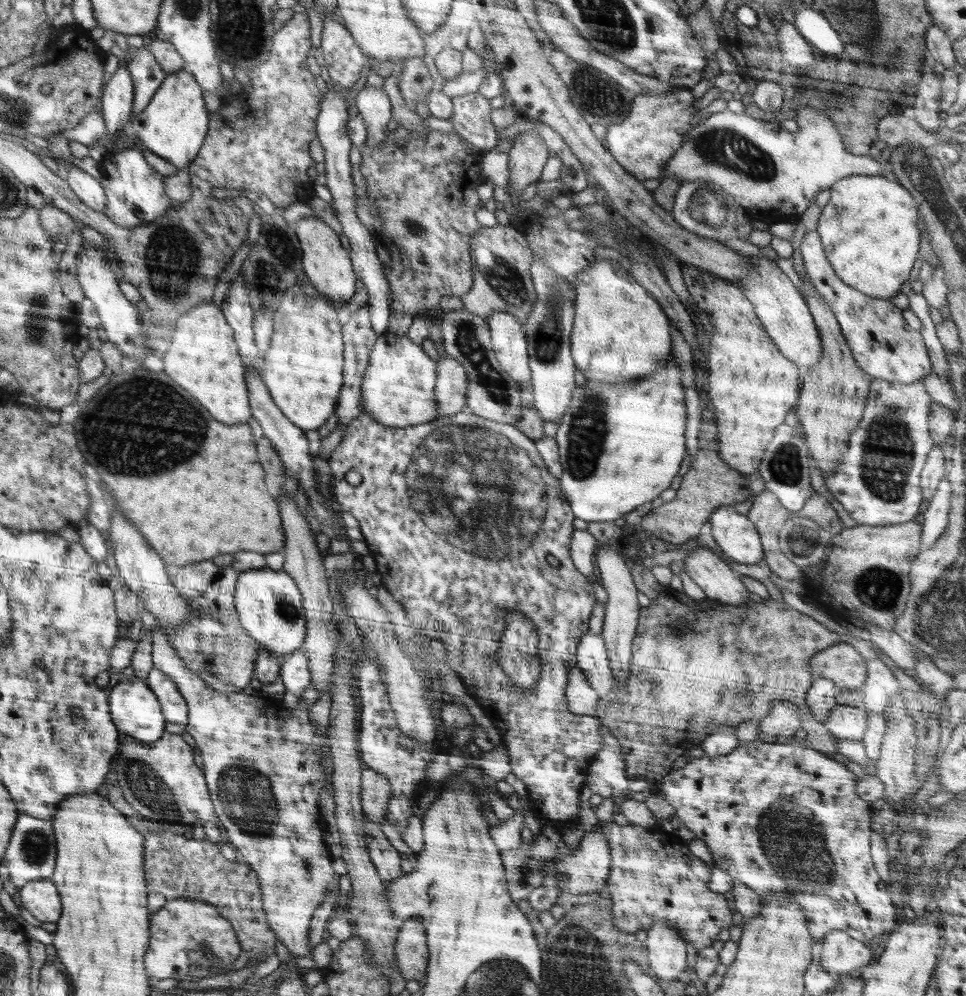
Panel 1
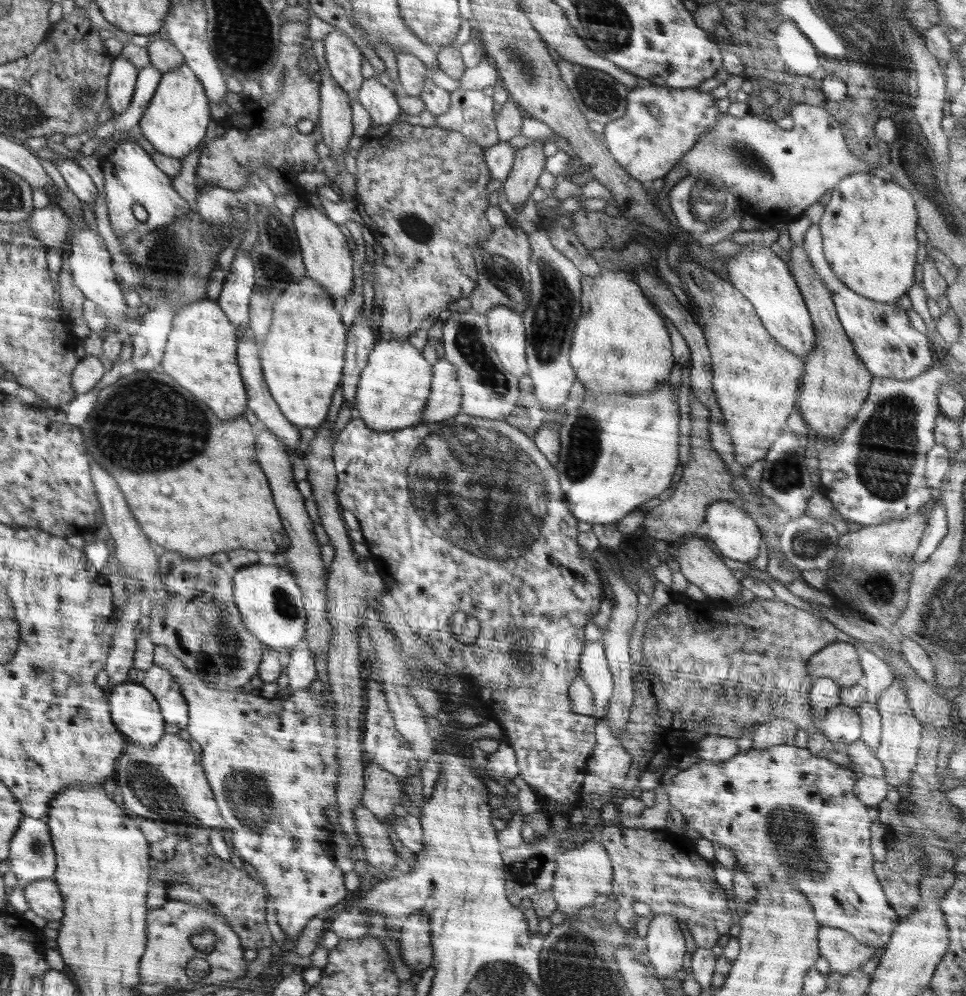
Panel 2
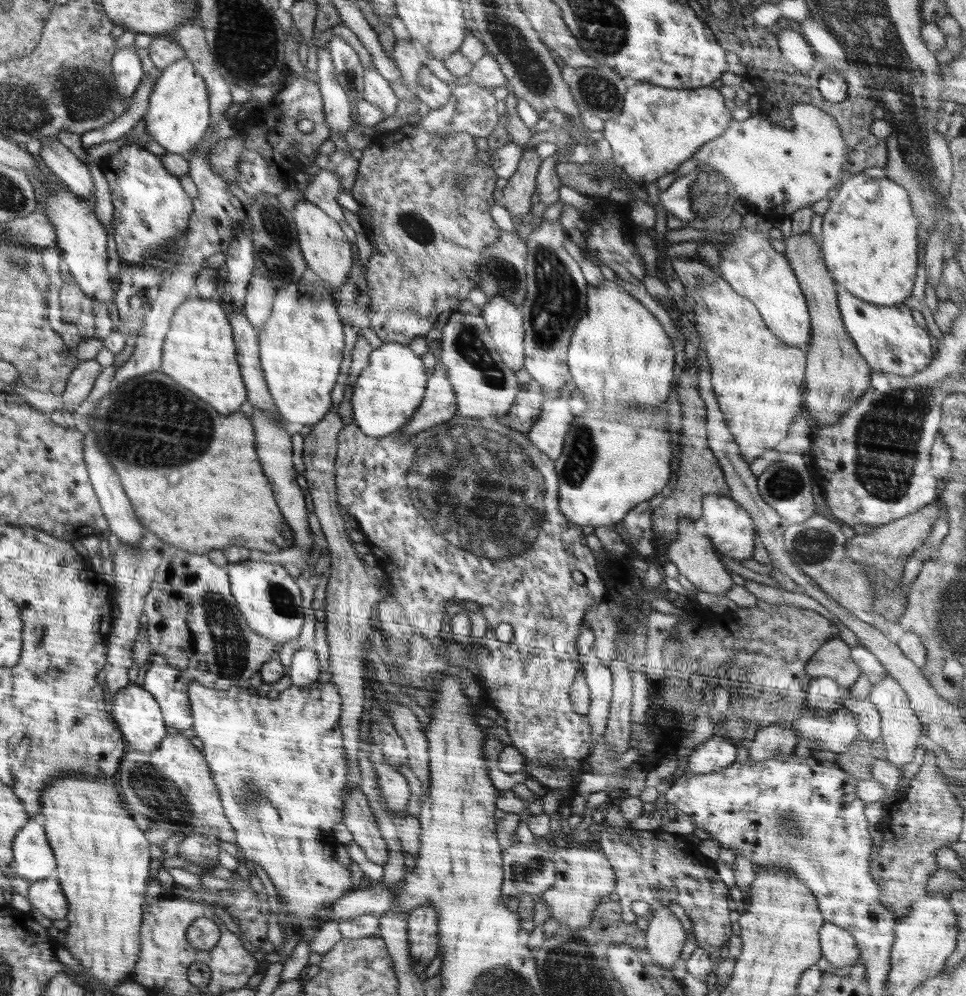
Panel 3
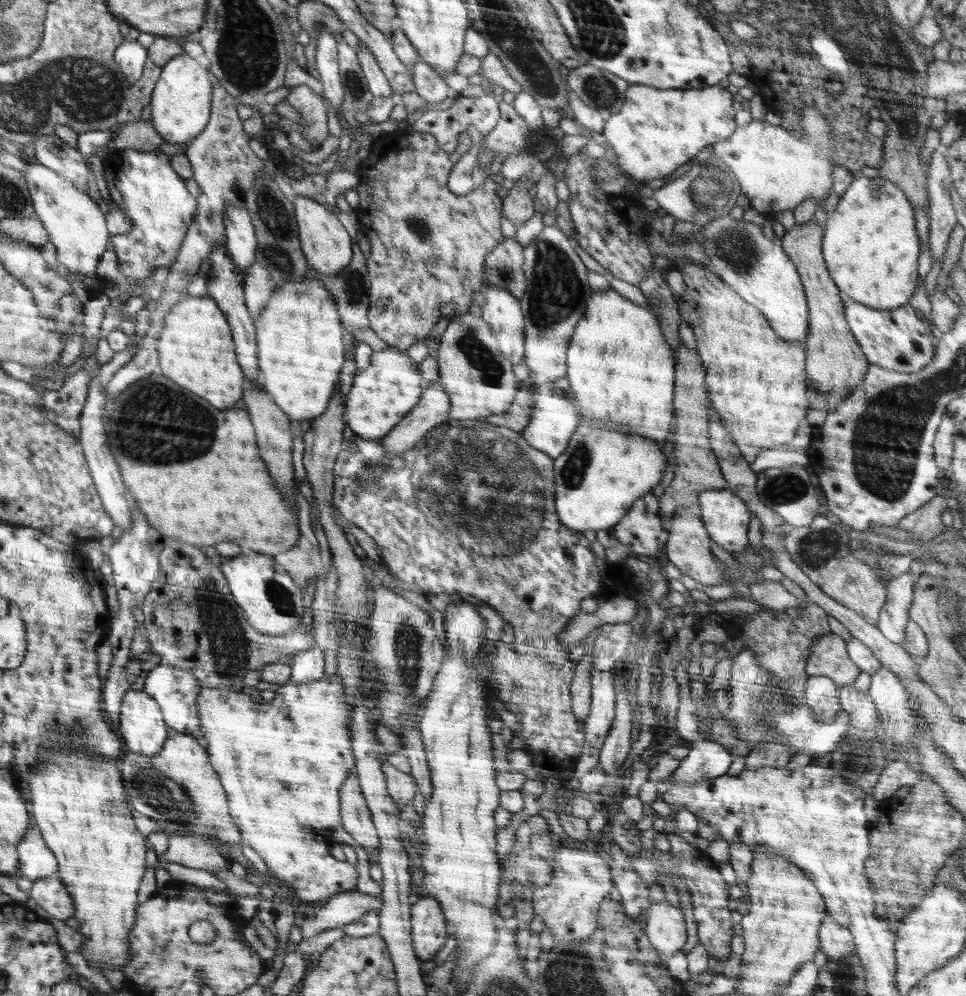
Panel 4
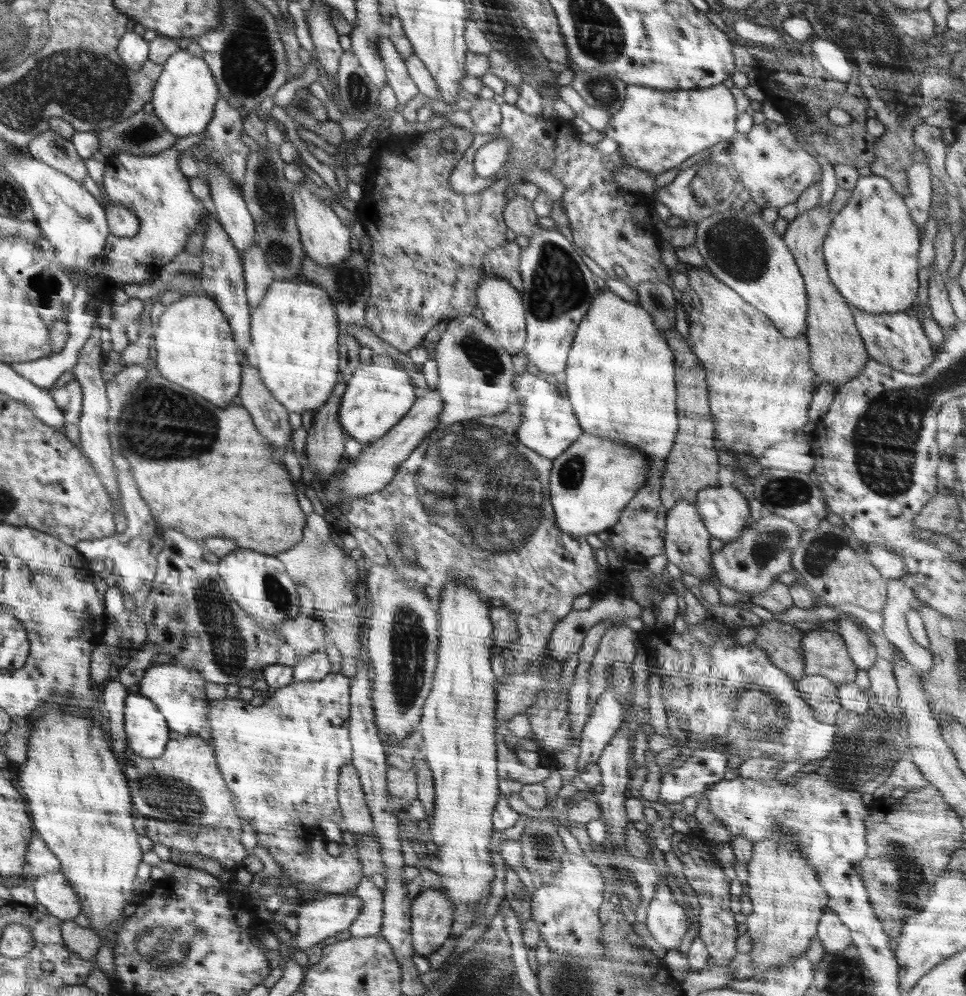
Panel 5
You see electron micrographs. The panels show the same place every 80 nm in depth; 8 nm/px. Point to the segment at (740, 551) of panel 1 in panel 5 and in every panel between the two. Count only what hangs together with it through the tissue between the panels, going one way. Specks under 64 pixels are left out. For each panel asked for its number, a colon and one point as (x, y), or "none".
2: (734, 534)
3: (731, 531)
4: (725, 516)
5: (724, 510)

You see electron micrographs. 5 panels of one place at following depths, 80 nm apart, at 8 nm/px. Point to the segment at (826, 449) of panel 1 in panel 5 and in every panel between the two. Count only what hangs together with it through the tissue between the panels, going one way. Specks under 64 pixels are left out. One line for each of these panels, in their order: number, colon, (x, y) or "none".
2: (835, 385)
3: (836, 375)
4: (835, 363)
5: (838, 354)

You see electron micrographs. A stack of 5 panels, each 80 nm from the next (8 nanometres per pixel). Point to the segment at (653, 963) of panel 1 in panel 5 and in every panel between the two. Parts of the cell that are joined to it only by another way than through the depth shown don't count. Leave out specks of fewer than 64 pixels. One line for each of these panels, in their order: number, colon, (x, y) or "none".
2: (665, 943)
3: (665, 936)
4: (664, 923)
5: (666, 921)

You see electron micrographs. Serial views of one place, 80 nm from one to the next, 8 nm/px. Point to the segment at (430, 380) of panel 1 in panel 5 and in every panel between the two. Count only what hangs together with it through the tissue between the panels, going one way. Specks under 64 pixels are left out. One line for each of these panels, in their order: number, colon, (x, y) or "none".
2: (393, 389)
3: (388, 391)
4: (382, 394)
5: (378, 395)

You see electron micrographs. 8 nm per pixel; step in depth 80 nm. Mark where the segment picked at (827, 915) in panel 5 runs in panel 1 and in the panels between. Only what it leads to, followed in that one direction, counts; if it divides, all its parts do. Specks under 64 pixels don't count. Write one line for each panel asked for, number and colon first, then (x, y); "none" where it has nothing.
1: (841, 954)
2: (840, 949)
3: (838, 947)
4: (836, 940)

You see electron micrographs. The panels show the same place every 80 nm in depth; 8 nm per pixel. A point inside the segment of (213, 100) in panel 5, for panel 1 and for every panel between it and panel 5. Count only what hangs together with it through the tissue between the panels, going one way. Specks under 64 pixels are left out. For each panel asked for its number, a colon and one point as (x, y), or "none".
1: (174, 125)
2: (175, 122)
3: (179, 113)
4: (181, 103)

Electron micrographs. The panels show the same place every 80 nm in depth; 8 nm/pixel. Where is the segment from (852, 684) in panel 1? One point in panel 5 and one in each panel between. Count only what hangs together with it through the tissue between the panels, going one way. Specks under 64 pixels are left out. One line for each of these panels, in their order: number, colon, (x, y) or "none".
2: (839, 661)
3: (833, 659)
4: (828, 657)
5: (825, 653)

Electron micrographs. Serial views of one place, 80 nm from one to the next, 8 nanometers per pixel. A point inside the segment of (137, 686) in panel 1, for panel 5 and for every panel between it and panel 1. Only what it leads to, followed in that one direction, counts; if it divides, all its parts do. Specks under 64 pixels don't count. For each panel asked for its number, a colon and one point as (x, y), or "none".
2: (135, 709)
3: (138, 714)
4: (142, 724)
5: (145, 728)

